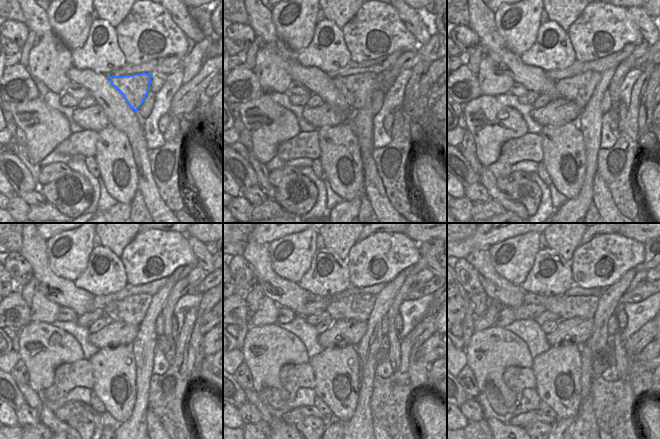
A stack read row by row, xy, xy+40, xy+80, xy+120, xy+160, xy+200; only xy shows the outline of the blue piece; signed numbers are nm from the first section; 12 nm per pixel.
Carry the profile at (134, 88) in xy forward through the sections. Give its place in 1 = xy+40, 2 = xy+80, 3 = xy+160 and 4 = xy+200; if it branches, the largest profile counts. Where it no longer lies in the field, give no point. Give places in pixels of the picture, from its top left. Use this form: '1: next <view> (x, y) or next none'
1: next xy+40 (354, 88)
2: next xy+80 (579, 88)
3: next xy+160 (355, 307)
4: next xy+200 (566, 307)

